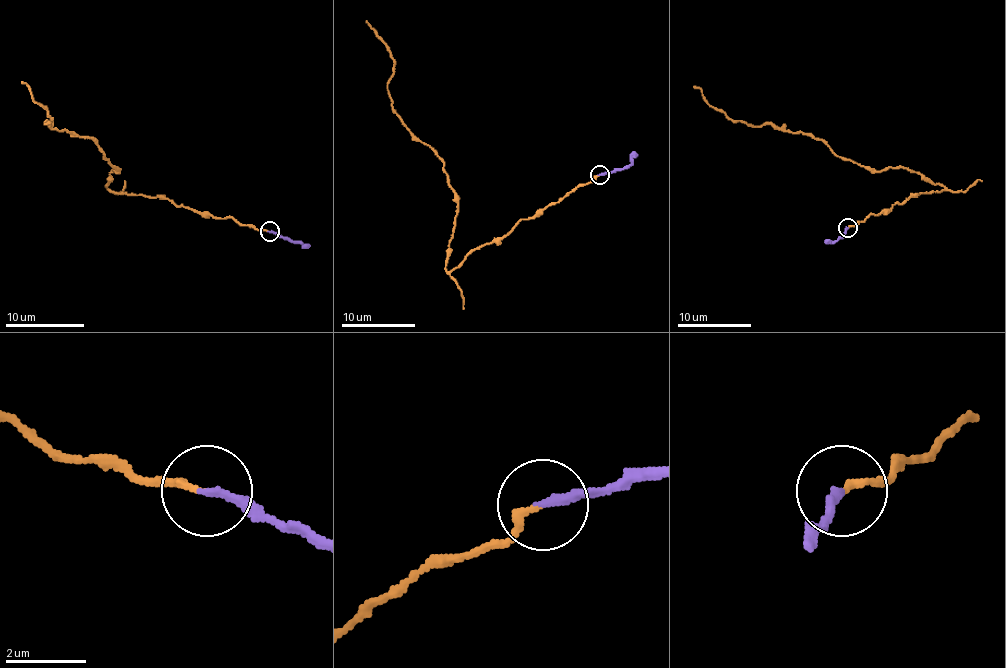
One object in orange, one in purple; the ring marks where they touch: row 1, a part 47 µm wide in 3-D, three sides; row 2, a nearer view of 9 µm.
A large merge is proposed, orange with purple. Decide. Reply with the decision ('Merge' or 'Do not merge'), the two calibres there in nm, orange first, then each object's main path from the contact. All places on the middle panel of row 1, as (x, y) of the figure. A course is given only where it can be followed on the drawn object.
Merge. Thickness 160 nm (orange) against 200 nm. Course of orange: (600, 174), (474, 248), (448, 272), (458, 198), (443, 159), (393, 110), (388, 80), (393, 60), (365, 21). Course of purple: (600, 174), (628, 167), (635, 152)

